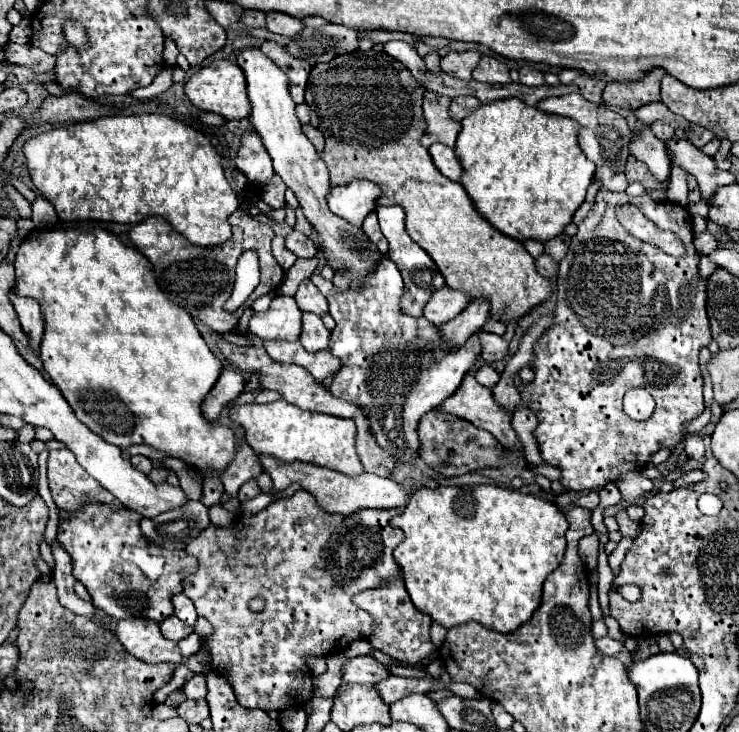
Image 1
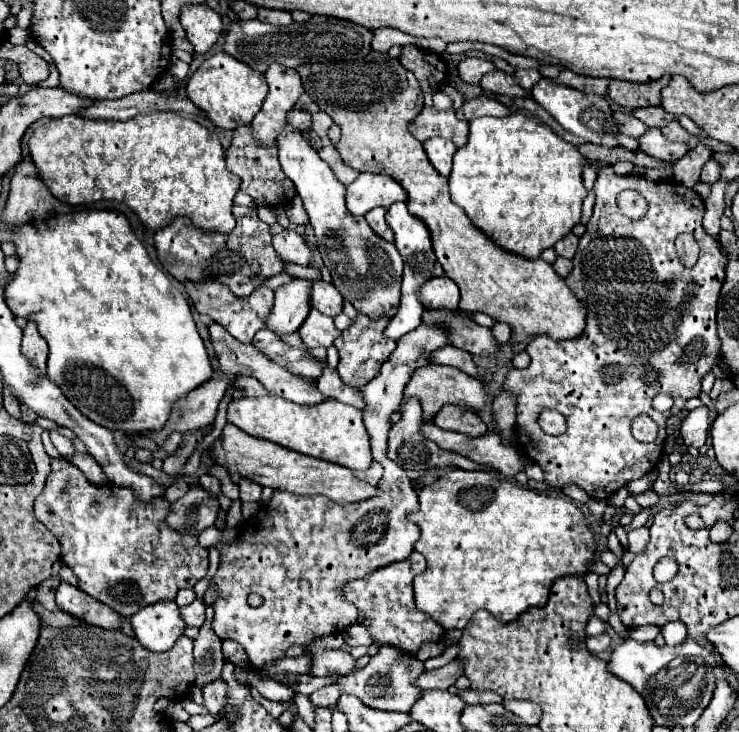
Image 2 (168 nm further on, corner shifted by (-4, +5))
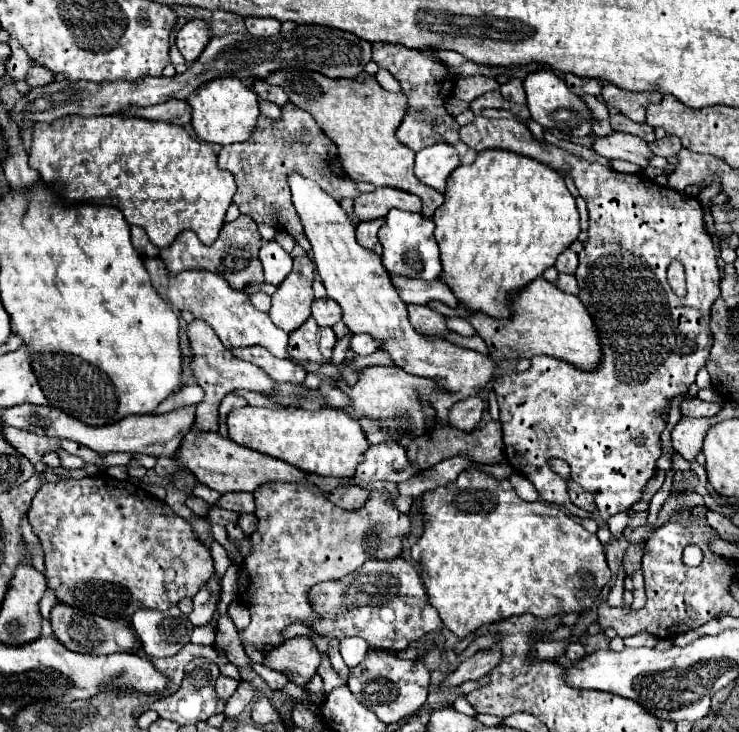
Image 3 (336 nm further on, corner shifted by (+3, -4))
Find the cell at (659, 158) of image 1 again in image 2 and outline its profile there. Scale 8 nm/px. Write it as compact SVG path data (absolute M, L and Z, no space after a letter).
M613 112L613 118L617 122L617 128L621 134L627 134L631 138L637 138L637 136L643 136L643 132L647 130L647 126L639 120L635 120L631 114L625 114L625 112Z

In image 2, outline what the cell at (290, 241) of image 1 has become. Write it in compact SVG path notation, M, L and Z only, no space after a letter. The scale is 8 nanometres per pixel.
M283 230L283 232L275 234L273 236L273 248L275 248L277 256L283 262L301 264L301 266L307 266L311 262L311 250L309 250L309 246L293 230Z

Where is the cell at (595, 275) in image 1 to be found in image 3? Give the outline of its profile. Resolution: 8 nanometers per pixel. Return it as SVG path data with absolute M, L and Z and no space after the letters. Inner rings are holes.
M476 117L472 123L460 127L460 139L470 145L472 149L476 151L482 151L482 149L508 149L508 151L514 151L514 153L528 153L528 157L532 159L538 159L538 161L544 161L546 165L550 165L552 169L556 171L570 171L574 173L574 183L576 183L576 189L578 193L586 199L588 203L588 215L590 215L590 225L588 225L588 241L584 243L584 249L578 253L578 269L576 269L576 281L578 281L578 299L582 301L582 305L588 309L596 329L598 329L598 339L600 339L600 347L602 347L602 359L600 363L586 371L586 369L578 369L574 365L568 365L568 361L562 361L562 359L556 359L556 357L548 357L548 355L536 355L532 357L532 365L528 371L524 373L510 373L510 375L504 375L504 377L498 377L494 381L494 391L498 395L498 405L500 405L500 423L502 423L502 433L504 433L504 455L506 455L506 461L512 465L514 471L518 471L520 475L524 475L538 491L540 499L546 501L546 503L558 503L558 505L564 505L572 515L576 517L590 517L590 519L596 519L596 521L608 521L608 517L612 517L614 513L618 511L628 511L636 501L640 501L640 493L646 485L646 481L656 473L656 459L662 455L660 451L660 433L664 431L666 427L666 421L664 421L664 413L668 411L668 403L670 399L678 397L678 395L686 395L688 393L688 387L696 381L696 373L706 365L708 357L710 357L710 347L712 347L712 335L710 335L710 327L708 327L708 319L710 319L710 307L712 303L720 297L720 271L718 271L718 265L716 265L716 249L714 249L714 243L712 243L712 237L706 233L704 229L704 211L702 211L702 205L700 201L696 201L694 197L686 195L686 193L680 193L680 191L674 191L670 187L660 187L656 181L650 181L646 179L644 175L624 175L624 173L618 173L610 167L604 167L604 165L598 165L598 163L590 163L590 161L584 161L580 157L574 157L550 143L540 143L532 137L532 133L528 131L526 125L514 121L514 119L486 119L486 117ZM674 259L680 259L686 267L686 283L688 283L688 289L686 289L686 295L684 297L678 297L668 281L666 281L666 269L668 265L674 261ZM642 435L646 441L642 445L636 445L634 443L634 437ZM550 457L558 457L558 459L564 459L568 465L570 465L570 479L580 483L588 493L594 495L594 503L596 503L596 509L598 511L584 511L580 507L576 507L570 497L568 497L568 487L566 487L566 479L562 479L558 473L554 473L550 467L548 467L548 459Z

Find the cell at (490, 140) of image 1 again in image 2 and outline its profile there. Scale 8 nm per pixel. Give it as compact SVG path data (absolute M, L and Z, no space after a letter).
M513 112L505 118L475 118L471 120L467 146L459 148L453 158L453 170L449 176L451 200L463 208L471 224L489 236L499 248L521 258L537 260L543 250L553 248L581 220L581 204L587 196L581 180L581 158L583 156L573 144L567 144L549 126L539 124L521 112Z

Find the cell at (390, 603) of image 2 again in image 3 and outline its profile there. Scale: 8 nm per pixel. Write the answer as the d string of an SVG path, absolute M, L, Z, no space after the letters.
M402 557L392 561L370 559L358 571L346 575L340 581L316 585L310 591L310 601L324 619L312 625L312 631L328 639L331 664L345 683L349 676L349 668L339 651L339 641L344 637L356 635L366 639L372 649L398 653L406 651L412 641L418 641L426 633L440 631L444 627L436 609L432 609L432 605L426 603L426 593L420 575L416 573L414 565Z

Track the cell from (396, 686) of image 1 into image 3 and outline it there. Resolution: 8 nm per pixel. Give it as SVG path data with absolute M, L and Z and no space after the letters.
M494 645L492 649L484 649L474 653L470 659L462 661L460 667L450 673L442 683L440 689L448 689L448 687L458 687L464 681L478 681L480 677L484 677L496 663L500 661L500 649Z

